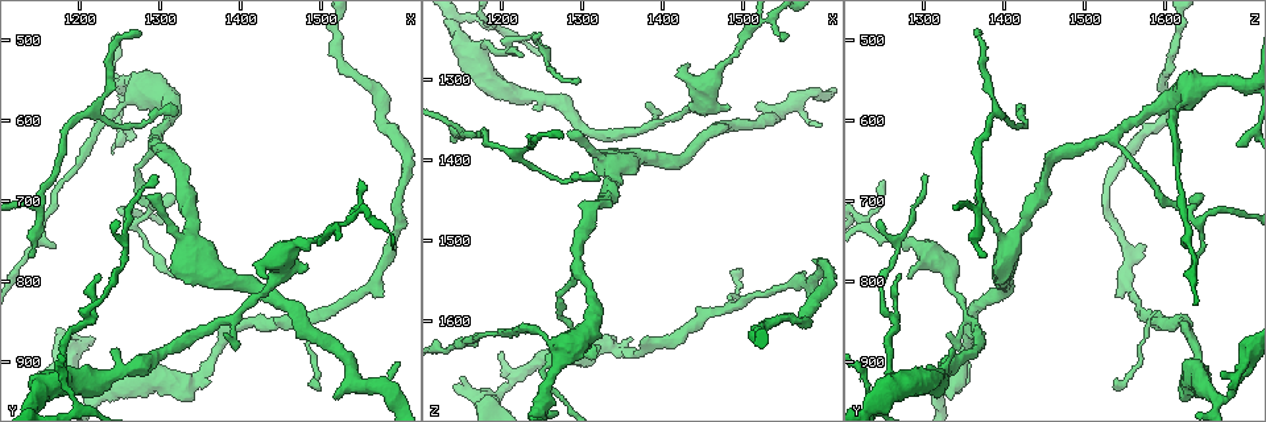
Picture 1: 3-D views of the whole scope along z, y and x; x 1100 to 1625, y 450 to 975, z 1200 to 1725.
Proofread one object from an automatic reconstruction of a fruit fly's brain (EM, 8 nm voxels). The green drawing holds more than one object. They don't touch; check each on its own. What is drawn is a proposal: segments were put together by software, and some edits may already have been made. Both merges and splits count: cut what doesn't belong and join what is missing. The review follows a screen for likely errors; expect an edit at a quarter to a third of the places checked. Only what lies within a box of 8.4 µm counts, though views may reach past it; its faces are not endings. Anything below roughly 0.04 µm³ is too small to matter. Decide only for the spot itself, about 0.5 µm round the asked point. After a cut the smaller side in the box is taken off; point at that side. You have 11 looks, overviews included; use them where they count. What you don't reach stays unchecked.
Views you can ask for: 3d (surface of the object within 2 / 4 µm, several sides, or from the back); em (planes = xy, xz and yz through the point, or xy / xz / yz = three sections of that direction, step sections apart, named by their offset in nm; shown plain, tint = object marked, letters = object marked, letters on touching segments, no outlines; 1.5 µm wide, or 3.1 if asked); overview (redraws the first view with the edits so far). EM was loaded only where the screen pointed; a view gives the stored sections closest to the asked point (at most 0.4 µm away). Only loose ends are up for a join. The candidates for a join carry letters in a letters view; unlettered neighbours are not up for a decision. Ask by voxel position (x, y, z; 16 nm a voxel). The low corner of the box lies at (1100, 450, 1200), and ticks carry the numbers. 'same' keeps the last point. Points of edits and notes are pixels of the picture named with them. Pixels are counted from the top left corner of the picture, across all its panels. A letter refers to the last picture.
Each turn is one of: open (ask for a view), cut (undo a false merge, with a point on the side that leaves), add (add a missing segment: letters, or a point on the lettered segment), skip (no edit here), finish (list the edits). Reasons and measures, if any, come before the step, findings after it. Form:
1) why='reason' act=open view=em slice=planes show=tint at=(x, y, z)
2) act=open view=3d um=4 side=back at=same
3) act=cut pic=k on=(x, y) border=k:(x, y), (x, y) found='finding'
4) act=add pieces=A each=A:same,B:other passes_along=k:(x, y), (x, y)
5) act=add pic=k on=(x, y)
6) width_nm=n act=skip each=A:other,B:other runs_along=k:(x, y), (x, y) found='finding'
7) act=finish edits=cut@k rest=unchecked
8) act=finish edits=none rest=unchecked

why='an open end' act=open view=3d um=4 side=back at=(1515, 945, 1335)

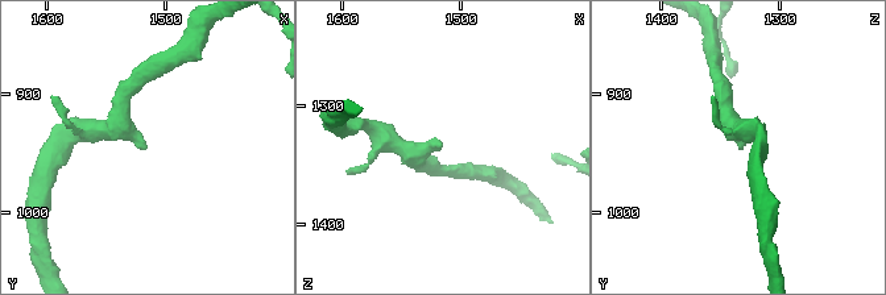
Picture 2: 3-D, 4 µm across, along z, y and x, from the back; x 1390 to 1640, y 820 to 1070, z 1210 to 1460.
why='shape alone is not enough' act=open view=em slice=yz step=4 show=letters at=(1516, 948, 1332)

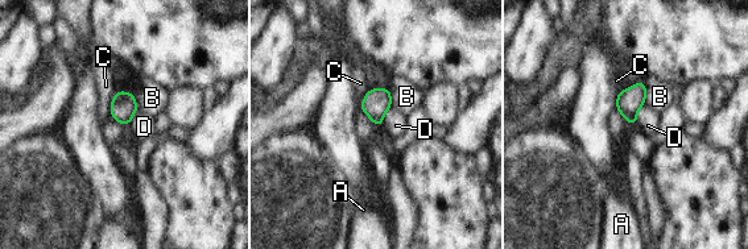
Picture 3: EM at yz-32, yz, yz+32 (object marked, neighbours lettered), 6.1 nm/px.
why='another direction' act=open view=em slice=planes show=letters at=same

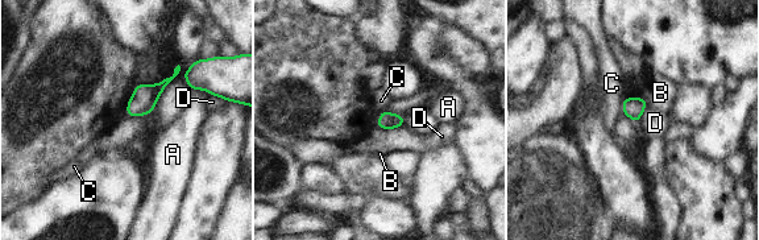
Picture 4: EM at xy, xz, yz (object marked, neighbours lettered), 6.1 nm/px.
act=skip each=A:other,B:other,C:other,D:other border=4:(377, 127), (402, 128) found='no lettered segment goes on from it'

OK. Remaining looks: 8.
why='thin end' act=open view=em slice=xz step=8 show=letters at=(1550, 675, 1245)

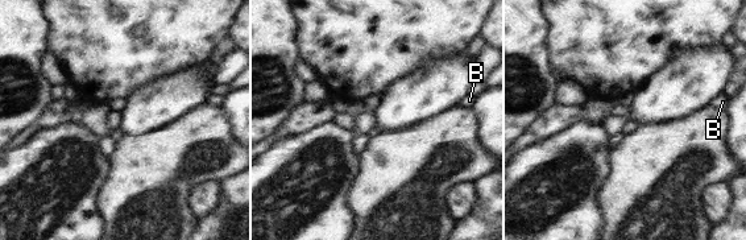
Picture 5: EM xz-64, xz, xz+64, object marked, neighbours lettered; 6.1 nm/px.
act=open view=em slice=planes show=letters at=same

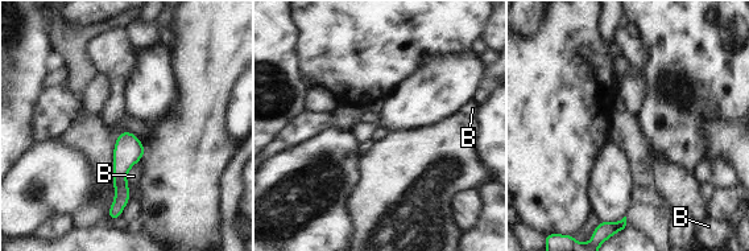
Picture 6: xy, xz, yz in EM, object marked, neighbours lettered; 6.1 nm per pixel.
longest_contact=B:220nm act=skip each=B:other runs_along=6:(128, 135), (120, 167), (120, 206) found='no lettered segment goes on from it'

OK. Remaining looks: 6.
why='thick turns thin' act=open view=3d um=4 side=back at=(1290, 625, 1535)

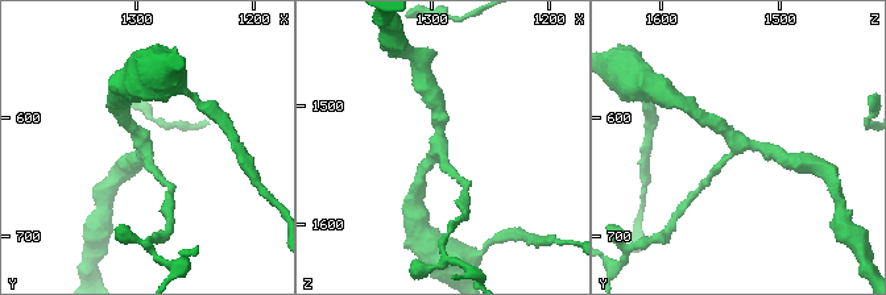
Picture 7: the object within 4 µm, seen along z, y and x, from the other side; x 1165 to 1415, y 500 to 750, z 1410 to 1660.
arms=3 why='need the tissue' act=open view=em slice=planes show=letters at=(1292, 624, 1532)

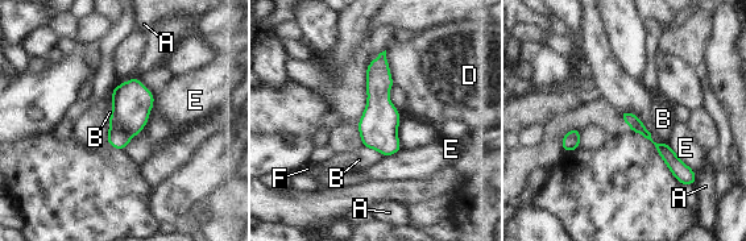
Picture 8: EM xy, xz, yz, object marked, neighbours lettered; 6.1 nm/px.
act=skip each=A:other,B:other,D:other,E:other,F:other border=8:(363, 146), (371, 146), (384, 157) found='all the same cell'

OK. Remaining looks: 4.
why='thin end' act=open view=em slice=planes show=letters at=(1140, 930, 1680)

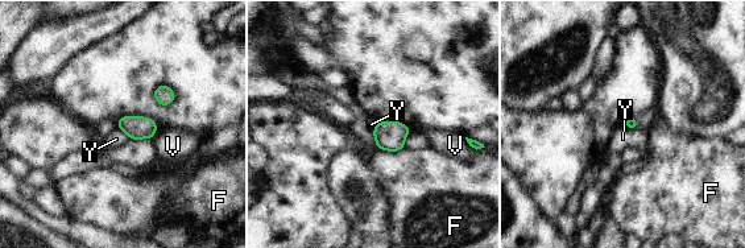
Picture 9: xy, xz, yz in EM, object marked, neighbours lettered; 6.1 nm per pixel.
width_nm=80 longest_contact=F:180nm act=skip each=F:other,V:other,Y:other found='no lettered segment goes on from it'

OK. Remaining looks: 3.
act=finish edits=none rest=unchecked

